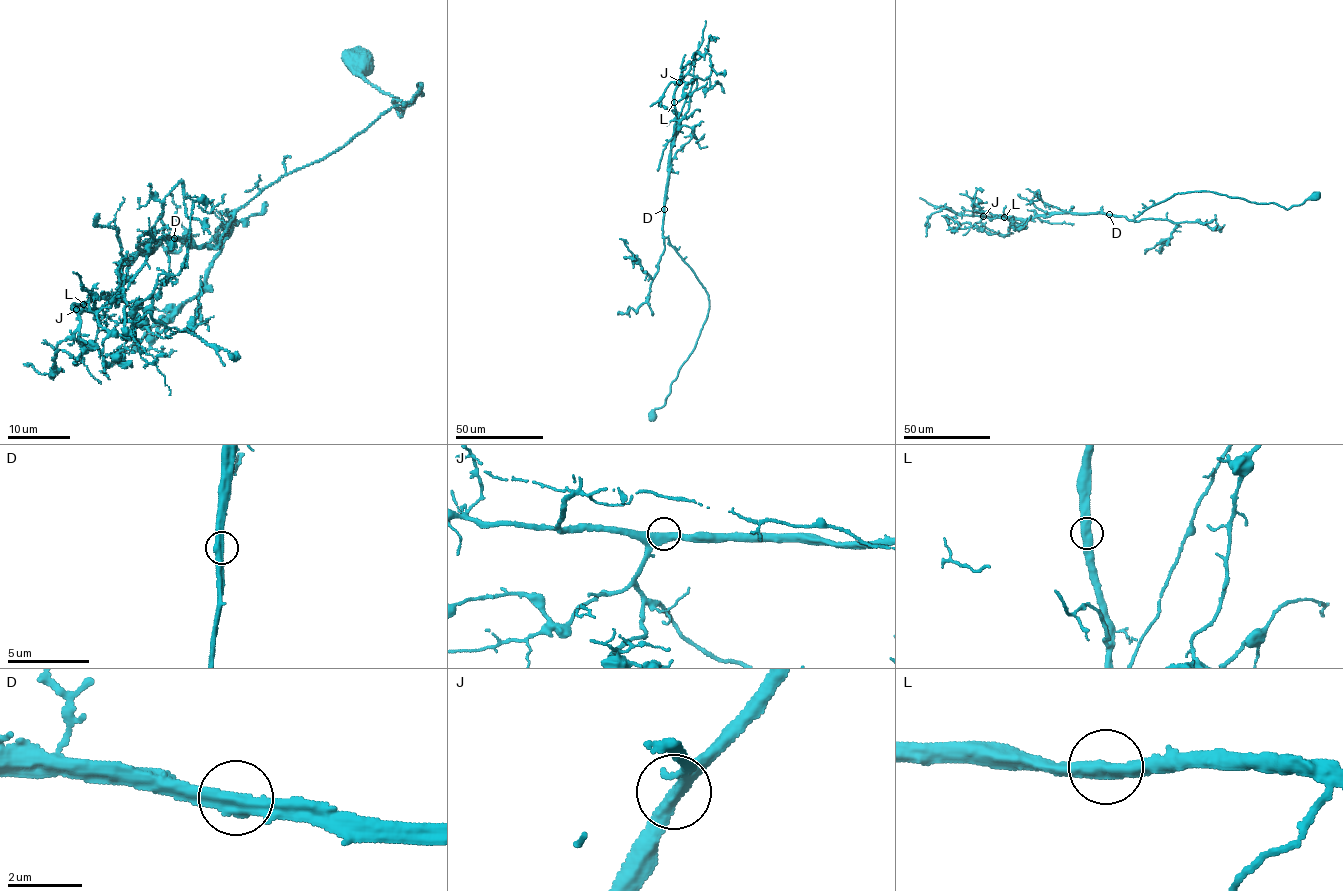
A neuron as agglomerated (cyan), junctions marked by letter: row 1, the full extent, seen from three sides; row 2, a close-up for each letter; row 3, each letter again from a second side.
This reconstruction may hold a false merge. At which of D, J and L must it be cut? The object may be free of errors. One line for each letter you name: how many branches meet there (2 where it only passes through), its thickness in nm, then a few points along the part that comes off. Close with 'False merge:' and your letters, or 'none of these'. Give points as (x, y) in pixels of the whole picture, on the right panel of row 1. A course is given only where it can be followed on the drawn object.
D: Branches: 2. Thickness 440 nm. Course of the part to remove: (1109, 214), (1066, 212), (1023, 221), (964, 209)
False merge: D

